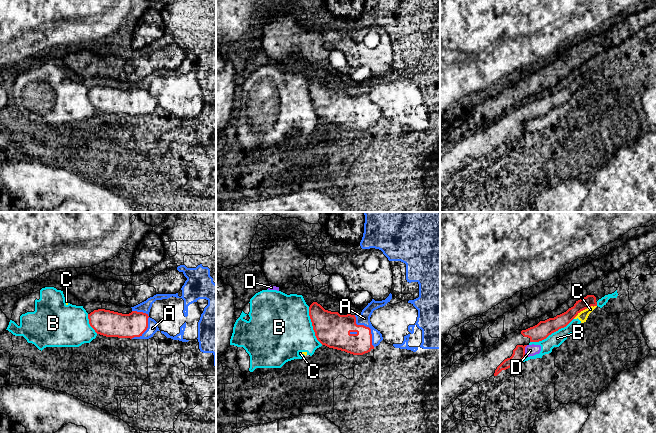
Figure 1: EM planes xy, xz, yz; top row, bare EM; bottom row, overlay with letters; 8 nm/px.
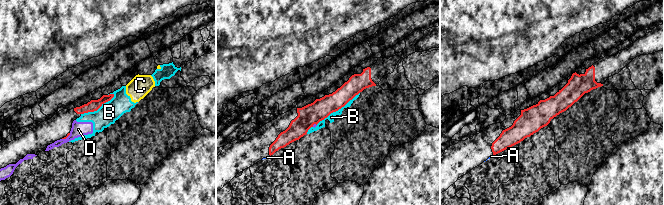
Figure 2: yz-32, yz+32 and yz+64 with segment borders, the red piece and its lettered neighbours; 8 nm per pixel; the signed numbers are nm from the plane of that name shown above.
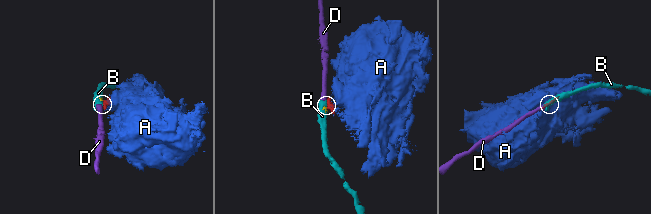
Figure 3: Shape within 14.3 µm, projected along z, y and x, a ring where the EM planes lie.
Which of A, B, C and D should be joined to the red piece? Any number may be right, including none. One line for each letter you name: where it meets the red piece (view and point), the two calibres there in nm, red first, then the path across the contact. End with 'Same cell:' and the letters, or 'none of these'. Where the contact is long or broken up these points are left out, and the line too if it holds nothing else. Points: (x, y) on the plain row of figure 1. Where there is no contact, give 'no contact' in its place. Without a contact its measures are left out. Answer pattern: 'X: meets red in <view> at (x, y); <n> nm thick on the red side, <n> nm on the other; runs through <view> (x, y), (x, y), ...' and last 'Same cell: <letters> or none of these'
Same cell: none of these

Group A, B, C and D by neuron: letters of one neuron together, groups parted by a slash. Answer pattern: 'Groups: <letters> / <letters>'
Groups: A / B C D

